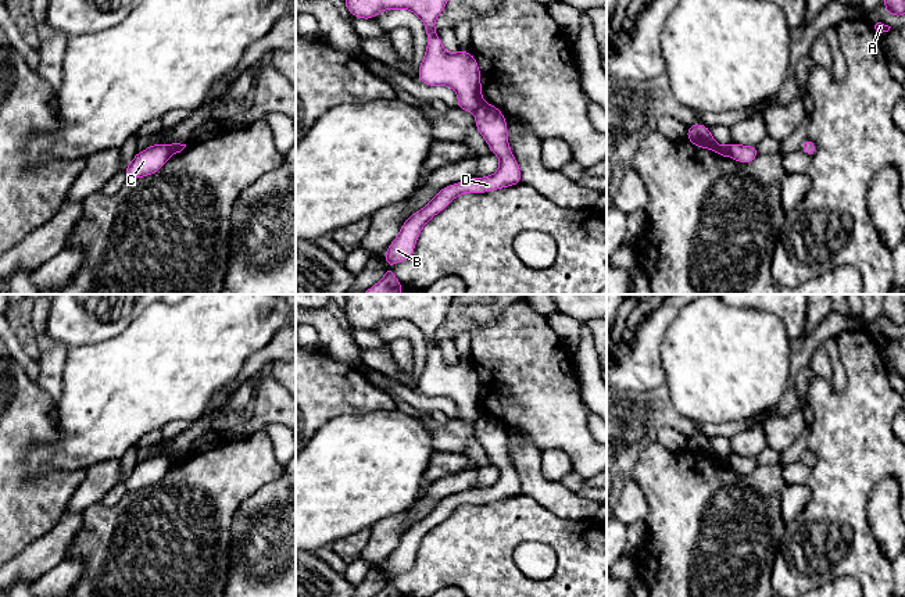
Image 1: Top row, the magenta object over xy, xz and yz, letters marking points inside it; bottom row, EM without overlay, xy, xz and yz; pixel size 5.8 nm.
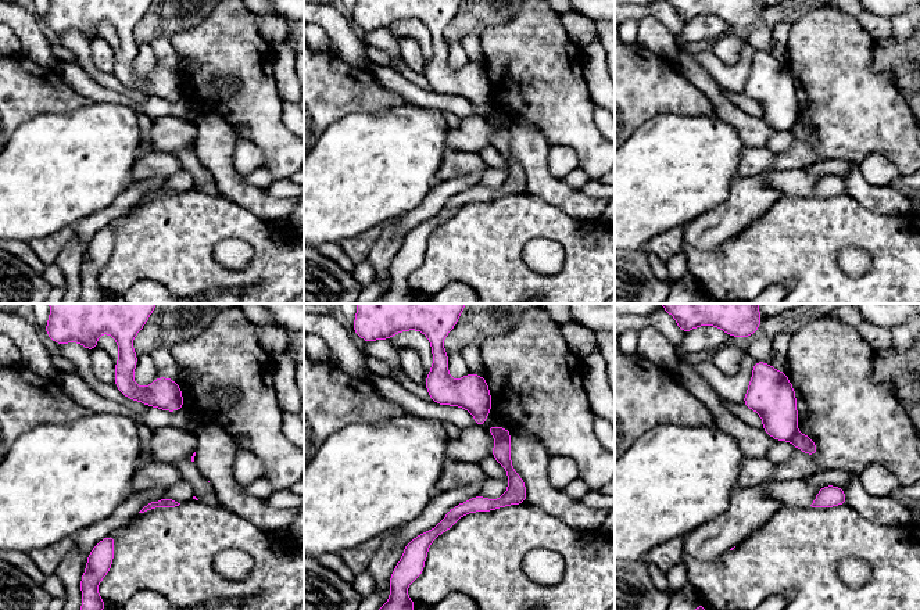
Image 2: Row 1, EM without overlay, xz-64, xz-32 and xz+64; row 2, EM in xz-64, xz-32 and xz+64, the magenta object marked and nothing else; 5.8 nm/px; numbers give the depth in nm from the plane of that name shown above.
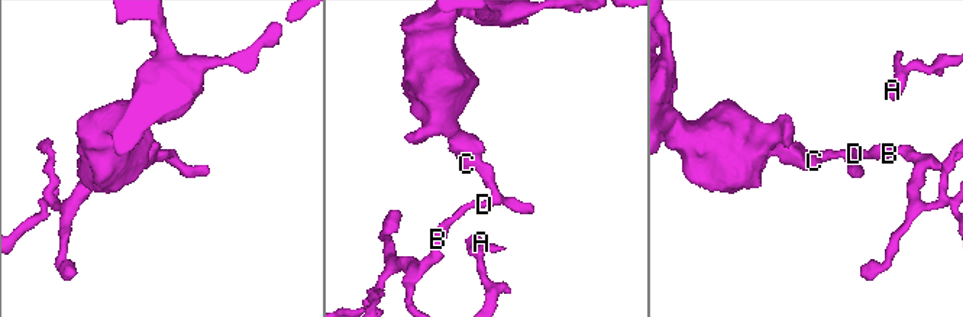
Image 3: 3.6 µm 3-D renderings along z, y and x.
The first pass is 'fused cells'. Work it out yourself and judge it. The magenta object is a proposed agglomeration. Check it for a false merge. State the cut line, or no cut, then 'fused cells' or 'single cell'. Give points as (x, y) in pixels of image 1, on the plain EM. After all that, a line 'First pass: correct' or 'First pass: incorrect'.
cut xy (167, 456), (171, 465); fused cells
First pass: correct

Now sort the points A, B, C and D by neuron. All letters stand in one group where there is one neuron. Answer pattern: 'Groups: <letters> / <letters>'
Groups: A B D / C

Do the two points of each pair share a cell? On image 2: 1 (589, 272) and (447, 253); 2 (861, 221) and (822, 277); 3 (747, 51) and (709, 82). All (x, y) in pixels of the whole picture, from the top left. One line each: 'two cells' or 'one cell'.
1: one cell
2: one cell
3: two cells

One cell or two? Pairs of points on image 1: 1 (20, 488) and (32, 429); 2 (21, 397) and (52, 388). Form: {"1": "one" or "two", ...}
{"1": "one", "2": "two"}

